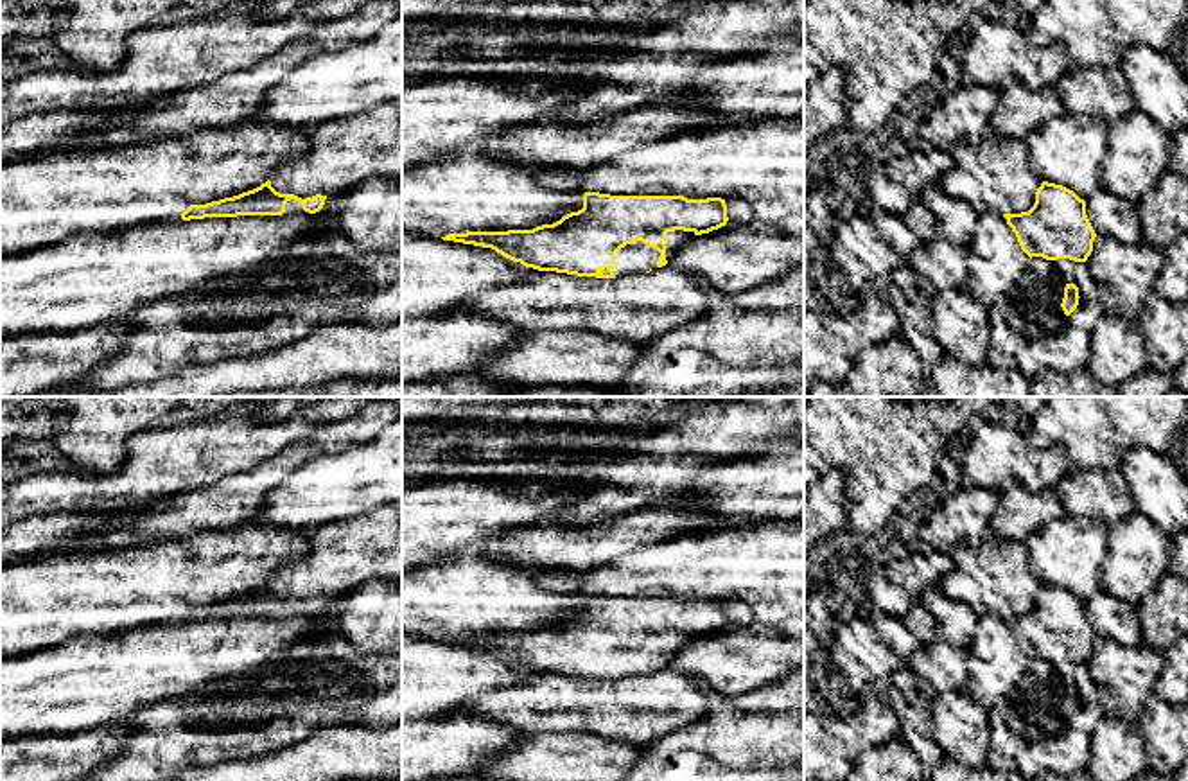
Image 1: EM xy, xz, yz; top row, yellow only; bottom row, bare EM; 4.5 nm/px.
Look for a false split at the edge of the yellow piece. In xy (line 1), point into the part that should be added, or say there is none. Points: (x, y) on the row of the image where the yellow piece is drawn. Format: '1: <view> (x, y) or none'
1: xy (341, 153)

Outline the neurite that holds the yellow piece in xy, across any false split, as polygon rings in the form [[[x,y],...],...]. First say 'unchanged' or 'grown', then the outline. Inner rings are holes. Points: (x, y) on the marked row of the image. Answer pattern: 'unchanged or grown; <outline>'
grown; [[[402,102],[380,104],[310,127],[301,158],[282,163],[253,190],[190,205],[181,219],[282,215],[291,199],[316,214],[327,197],[373,176],[402,178]]]

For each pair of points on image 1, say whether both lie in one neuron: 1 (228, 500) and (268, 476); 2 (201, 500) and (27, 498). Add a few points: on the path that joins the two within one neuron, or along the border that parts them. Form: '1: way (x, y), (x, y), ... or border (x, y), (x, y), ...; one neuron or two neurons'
1: way (237, 498), (259, 482); one neuron
2: border (198, 485), (158, 498), (149, 505); two neurons

